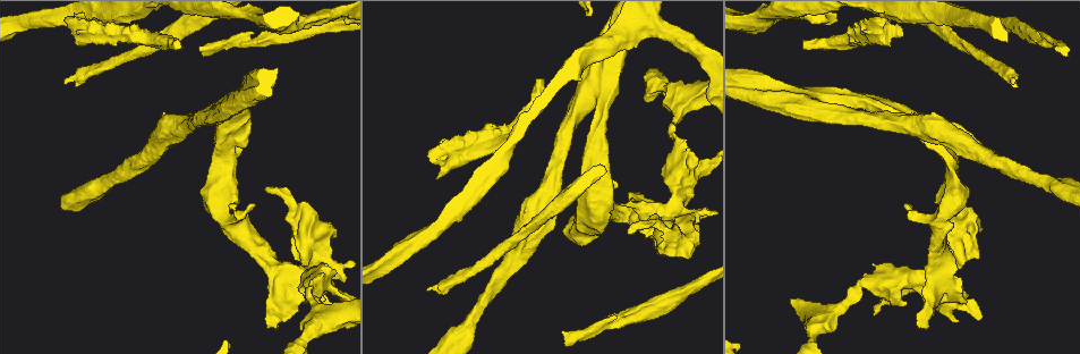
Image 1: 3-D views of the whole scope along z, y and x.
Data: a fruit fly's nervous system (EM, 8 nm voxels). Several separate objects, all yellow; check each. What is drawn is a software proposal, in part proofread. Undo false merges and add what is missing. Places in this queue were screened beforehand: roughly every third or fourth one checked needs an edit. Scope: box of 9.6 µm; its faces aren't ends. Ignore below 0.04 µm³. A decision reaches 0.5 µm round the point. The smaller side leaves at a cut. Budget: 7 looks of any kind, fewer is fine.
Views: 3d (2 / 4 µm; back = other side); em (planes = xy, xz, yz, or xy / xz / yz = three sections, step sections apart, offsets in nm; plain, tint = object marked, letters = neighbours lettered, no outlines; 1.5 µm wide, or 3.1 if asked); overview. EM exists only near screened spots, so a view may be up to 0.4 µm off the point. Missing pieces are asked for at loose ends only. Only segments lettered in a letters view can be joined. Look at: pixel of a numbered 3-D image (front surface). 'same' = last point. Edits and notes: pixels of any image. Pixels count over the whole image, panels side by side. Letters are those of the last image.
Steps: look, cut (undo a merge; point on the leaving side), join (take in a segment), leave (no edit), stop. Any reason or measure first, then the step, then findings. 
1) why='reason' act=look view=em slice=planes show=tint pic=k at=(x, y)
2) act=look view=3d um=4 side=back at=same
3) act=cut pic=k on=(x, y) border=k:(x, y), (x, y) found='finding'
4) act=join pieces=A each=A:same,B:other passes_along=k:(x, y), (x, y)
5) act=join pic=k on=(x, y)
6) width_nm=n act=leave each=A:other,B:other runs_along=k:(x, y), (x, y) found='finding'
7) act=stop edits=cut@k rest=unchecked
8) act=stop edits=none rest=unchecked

why='branch stops here' act=look view=em slice=yz step=8 show=tint pic=1 at=(804, 48)

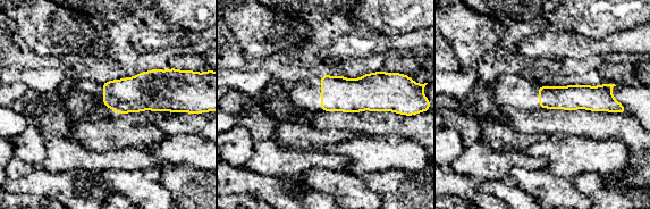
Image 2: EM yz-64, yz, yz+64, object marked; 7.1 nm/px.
why='cut it another way' act=look view=em slice=planes show=letters at=same

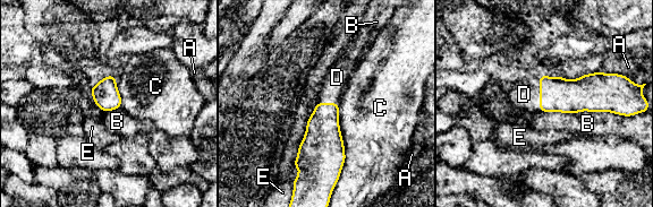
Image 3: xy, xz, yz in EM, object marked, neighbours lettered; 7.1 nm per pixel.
width_nm=190 act=join pic=3 on=(524, 94) each=A:other,B:other,C:other,D:same,E:other found='the neuron continues'

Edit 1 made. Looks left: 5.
why='redraw' act=look view=overview

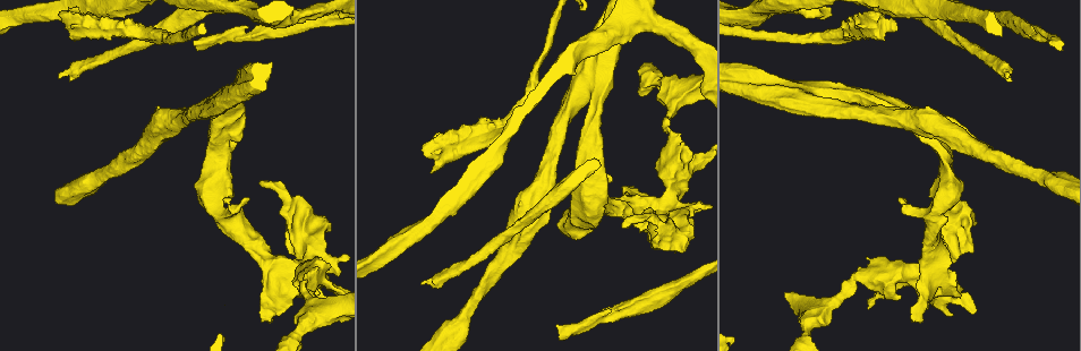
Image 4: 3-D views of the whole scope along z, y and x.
why='free end' act=look view=3d um=4 pic=4 at=(624, 226)

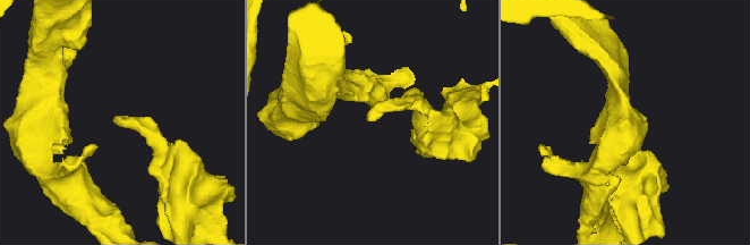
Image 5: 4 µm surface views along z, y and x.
why='need the tissue' act=look view=em slice=planes show=letters pic=5 at=(372, 118)

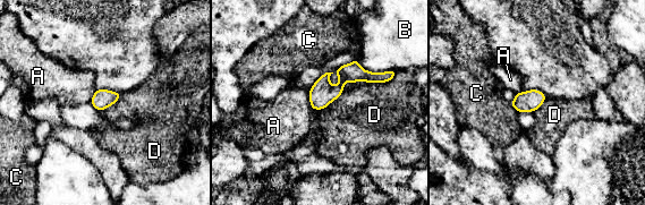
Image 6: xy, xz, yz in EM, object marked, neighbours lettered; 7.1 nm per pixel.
longest_contact=D:280nm act=leave each=A:other,B:other,C:other,D:other found='no lettered segment goes on from it'

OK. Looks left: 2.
why='long arm stops here' act=look view=3d um=4 pic=4 at=(1050, 45)

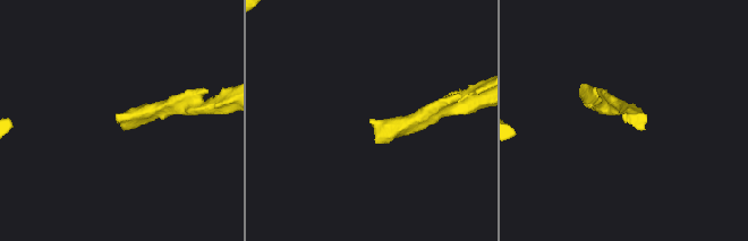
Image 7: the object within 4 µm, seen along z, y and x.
why='now the EM' act=look view=em slice=planes show=letters pic=7 at=(622, 119)

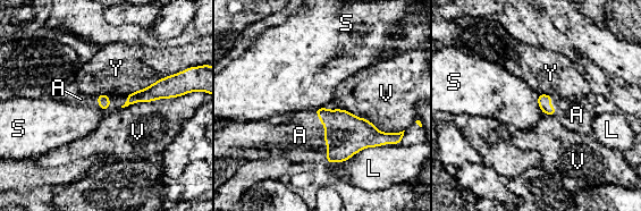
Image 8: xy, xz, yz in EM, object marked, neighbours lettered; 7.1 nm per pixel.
act=join pic=8 on=(300, 135) each=A:same,L:other,S:other,V:other,Y:other passes_along=8:(345, 134), (325, 136), (300, 135) found='the neuron continues'

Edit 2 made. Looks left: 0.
act=stop edits=join@3,join@8 rest=unchecked

